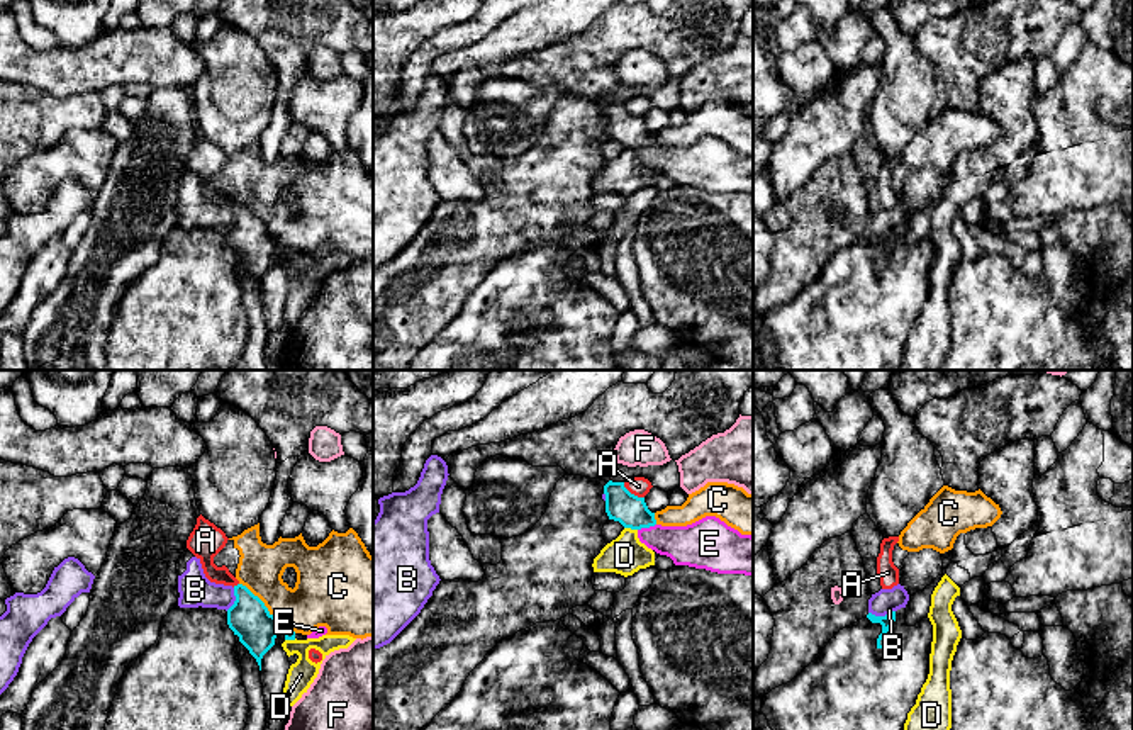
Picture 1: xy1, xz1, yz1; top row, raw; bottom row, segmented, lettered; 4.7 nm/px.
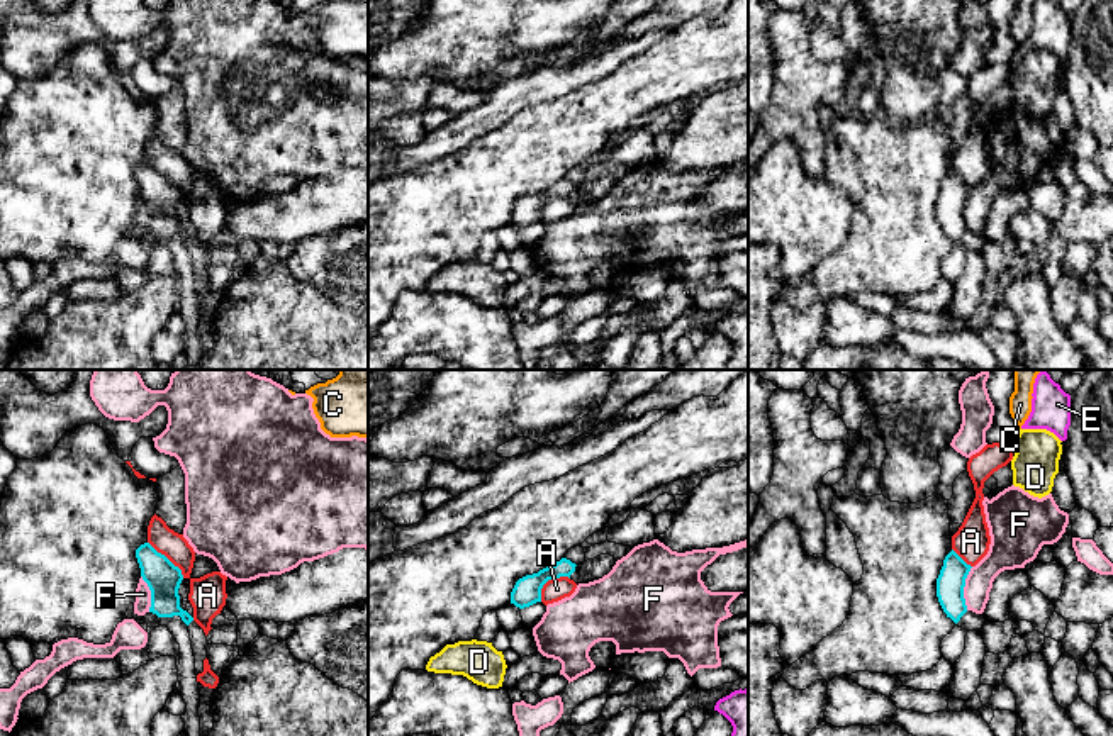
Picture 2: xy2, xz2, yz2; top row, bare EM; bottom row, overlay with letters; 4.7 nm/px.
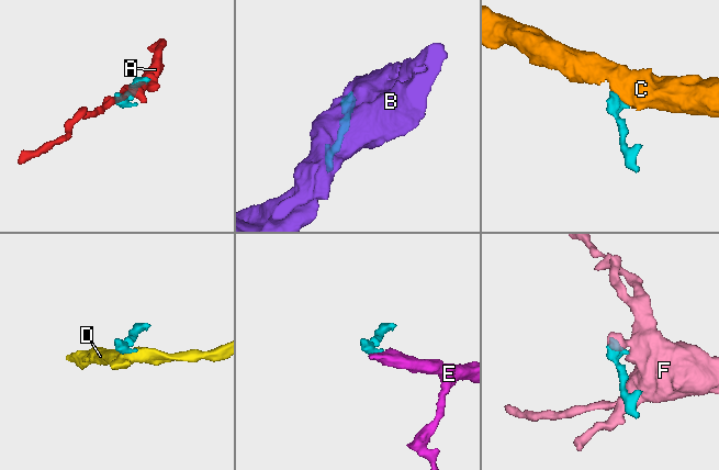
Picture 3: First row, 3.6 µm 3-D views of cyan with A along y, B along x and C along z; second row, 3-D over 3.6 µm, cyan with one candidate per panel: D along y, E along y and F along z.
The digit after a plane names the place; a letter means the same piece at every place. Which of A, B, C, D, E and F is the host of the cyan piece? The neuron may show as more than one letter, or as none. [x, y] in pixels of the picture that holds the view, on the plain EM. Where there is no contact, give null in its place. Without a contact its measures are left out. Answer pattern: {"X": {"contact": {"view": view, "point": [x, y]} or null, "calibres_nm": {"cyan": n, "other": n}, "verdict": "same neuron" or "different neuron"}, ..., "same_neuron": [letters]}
{"A": {"contact": {"view": "xz2", "point": [548, 199]}, "calibres_nm": {"cyan": 130, "other": 110}, "verdict": "different neuron"}, "B": {"contact": {"view": "yz1", "point": [881, 236]}, "calibres_nm": {"cyan": 60, "other": 120}, "verdict": "same neuron"}, "C": {"contact": {"view": "xy1", "point": [267, 230]}, "calibres_nm": {"cyan": 190, "other": 260}, "verdict": "different neuron"}, "D": {"contact": {"view": "xz1", "point": [631, 148]}, "calibres_nm": {"cyan": 160, "other": 180}, "verdict": "different neuron"}, "E": {"contact": {"view": "xz1", "point": [647, 146]}, "calibres_nm": {"cyan": 160, "other": 200}, "verdict": "same neuron"}, "F": {"contact": {"view": "yz2", "point": [962, 209]}, "calibres_nm": {"cyan": 140, "other": 140}, "verdict": "different neuron"}, "same_neuron": ["B", "E"]}

